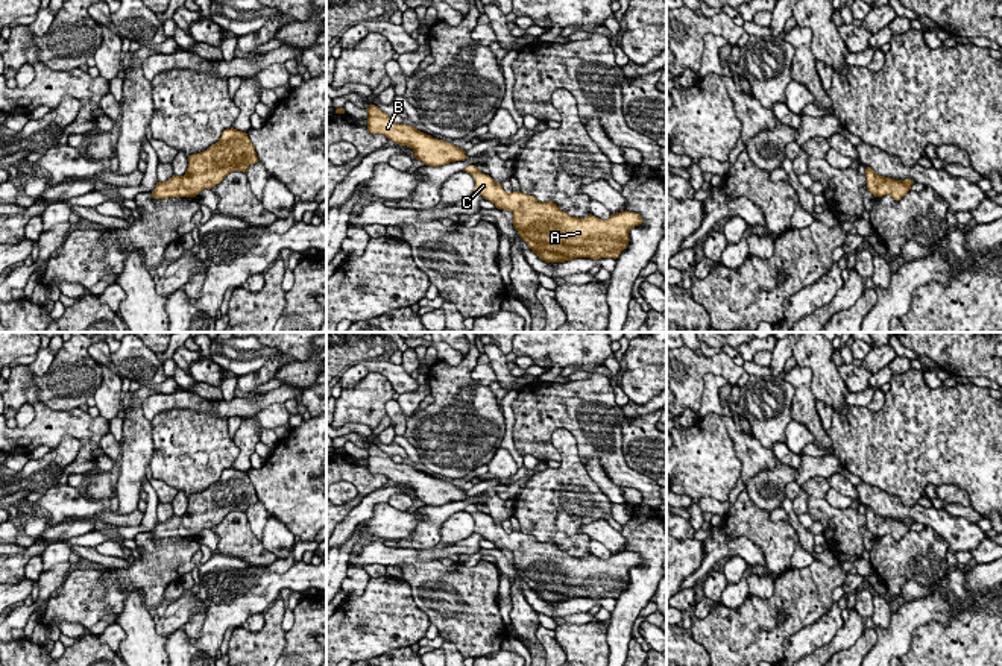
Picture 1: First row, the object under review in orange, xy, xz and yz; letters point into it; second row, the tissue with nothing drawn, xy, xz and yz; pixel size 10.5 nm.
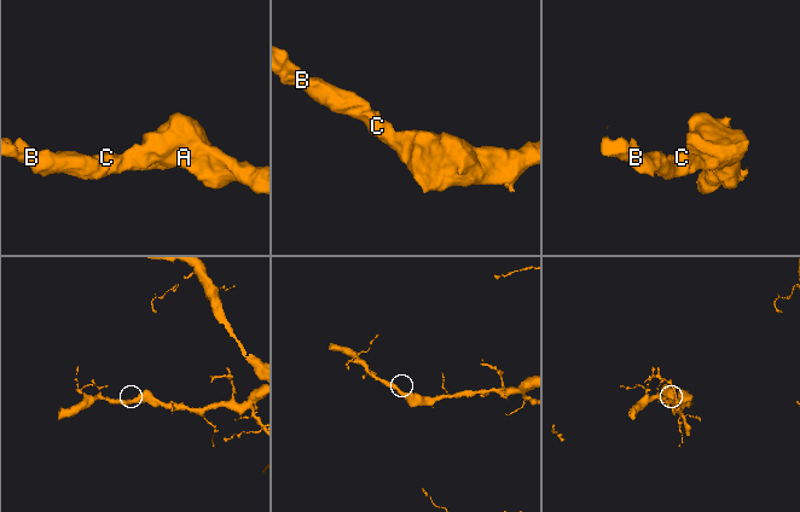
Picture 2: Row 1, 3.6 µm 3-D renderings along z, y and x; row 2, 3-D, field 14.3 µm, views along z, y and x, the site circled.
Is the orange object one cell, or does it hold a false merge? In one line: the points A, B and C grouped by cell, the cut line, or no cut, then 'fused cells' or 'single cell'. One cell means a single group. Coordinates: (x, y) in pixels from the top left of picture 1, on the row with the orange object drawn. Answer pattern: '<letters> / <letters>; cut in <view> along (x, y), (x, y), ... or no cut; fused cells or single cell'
A B C; no cut; single cell

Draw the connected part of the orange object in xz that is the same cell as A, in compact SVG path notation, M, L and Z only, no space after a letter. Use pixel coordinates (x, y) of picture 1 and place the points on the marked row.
M478 167L463 171L475 179L474 193L492 202L498 209L513 214L513 226L528 247L545 262L565 262L574 258L613 258L629 246L629 232L642 225L636 212L621 211L607 220L589 214L571 217L553 202L537 202L521 191L506 193Z

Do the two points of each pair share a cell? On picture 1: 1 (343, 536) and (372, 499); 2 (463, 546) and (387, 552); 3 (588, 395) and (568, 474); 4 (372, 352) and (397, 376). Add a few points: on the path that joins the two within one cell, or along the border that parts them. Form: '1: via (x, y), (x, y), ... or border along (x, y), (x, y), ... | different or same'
1: via (346, 527), (365, 508) | same
2: via (445, 551), (430, 556), (406, 556) | same
3: border along (556, 428), (565, 428), (573, 436), (583, 464) | different
4: border along (375, 358), (359, 363) | different

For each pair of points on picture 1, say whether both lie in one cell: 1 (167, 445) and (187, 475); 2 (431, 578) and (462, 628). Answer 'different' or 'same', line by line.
1: same
2: same

